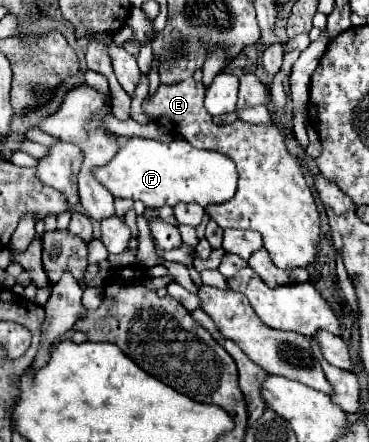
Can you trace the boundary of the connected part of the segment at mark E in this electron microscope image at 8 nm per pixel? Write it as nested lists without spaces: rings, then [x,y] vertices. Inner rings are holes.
[[[193,78],[177,84],[159,84],[157,92],[143,102],[143,112],[167,132],[185,138],[189,144],[221,152],[235,162],[239,172],[239,186],[235,196],[221,204],[209,204],[205,214],[221,228],[261,232],[263,244],[279,268],[303,268],[311,264],[315,260],[319,242],[319,212],[299,164],[285,148],[279,128],[257,126],[243,120],[217,126],[203,106],[203,96],[203,82]]]

